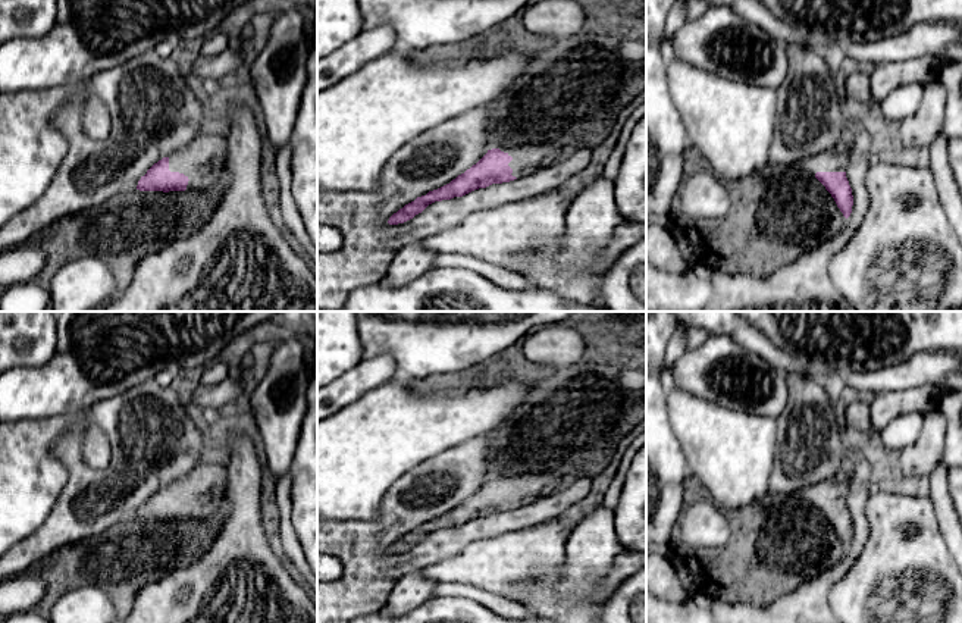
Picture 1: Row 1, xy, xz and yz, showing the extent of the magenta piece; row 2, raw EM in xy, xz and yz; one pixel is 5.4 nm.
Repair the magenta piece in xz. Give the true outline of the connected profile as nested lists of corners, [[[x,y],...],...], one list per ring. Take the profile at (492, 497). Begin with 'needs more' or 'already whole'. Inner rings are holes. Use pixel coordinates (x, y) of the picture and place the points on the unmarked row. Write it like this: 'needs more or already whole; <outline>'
needs more; [[[502,473],[488,482],[449,513],[417,526],[394,542],[388,552],[398,554],[422,542],[429,533],[463,526],[492,513],[510,511],[539,501],[561,488],[561,478],[554,473]]]

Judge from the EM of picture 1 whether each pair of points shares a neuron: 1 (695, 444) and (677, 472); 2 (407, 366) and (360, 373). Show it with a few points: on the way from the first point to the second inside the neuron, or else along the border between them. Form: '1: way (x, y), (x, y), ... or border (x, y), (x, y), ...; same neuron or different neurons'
1: border (671, 428), (692, 481); different neurons
2: border (363, 357), (391, 354), (395, 362), (397, 376); different neurons

